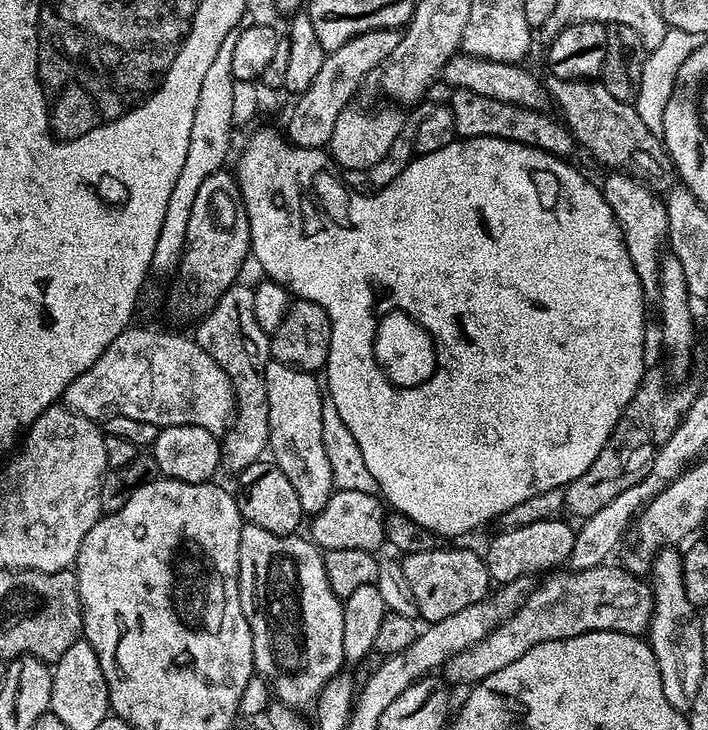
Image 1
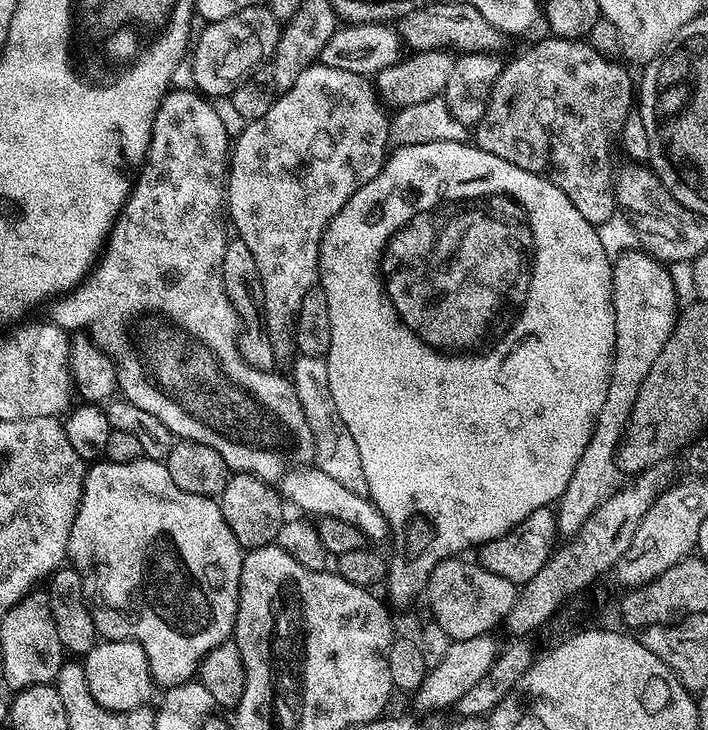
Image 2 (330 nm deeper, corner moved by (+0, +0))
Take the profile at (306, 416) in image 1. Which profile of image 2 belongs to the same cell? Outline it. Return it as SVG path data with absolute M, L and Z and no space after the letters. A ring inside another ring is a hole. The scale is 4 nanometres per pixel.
M319 62L312 64L302 74L298 74L296 81L289 88L283 89L277 95L276 101L262 114L262 118L247 121L243 125L240 137L235 137L230 148L230 163L226 169L226 216L231 227L236 227L235 235L250 249L250 254L254 254L256 269L260 275L258 289L260 288L259 299L262 301L262 319L264 321L264 332L270 338L270 346L274 350L277 361L288 362L293 359L296 352L296 323L298 322L298 309L302 307L302 297L306 295L306 290L317 287L320 274L320 243L324 237L324 232L328 229L328 224L342 210L342 206L352 197L357 187L366 182L370 182L382 169L384 162L390 152L390 141L388 139L388 125L390 123L389 113L384 113L378 93L365 77L347 72L346 70L334 70Z

